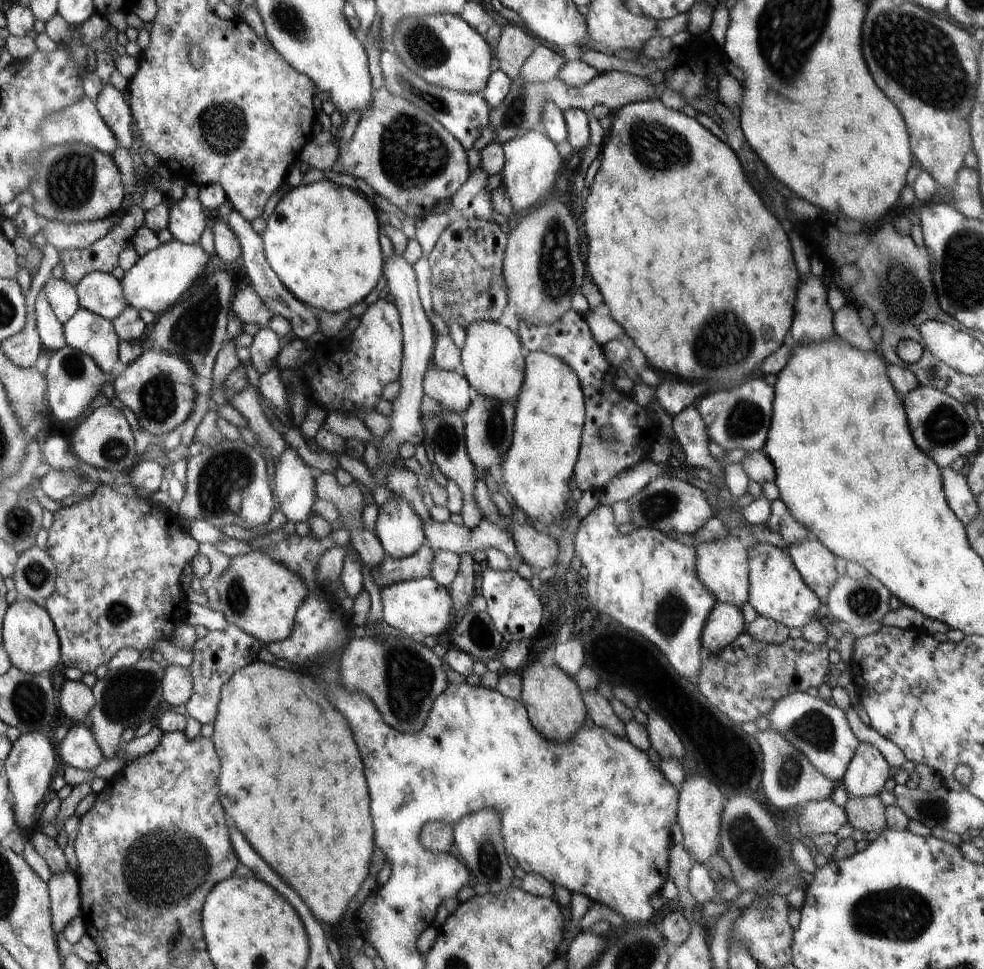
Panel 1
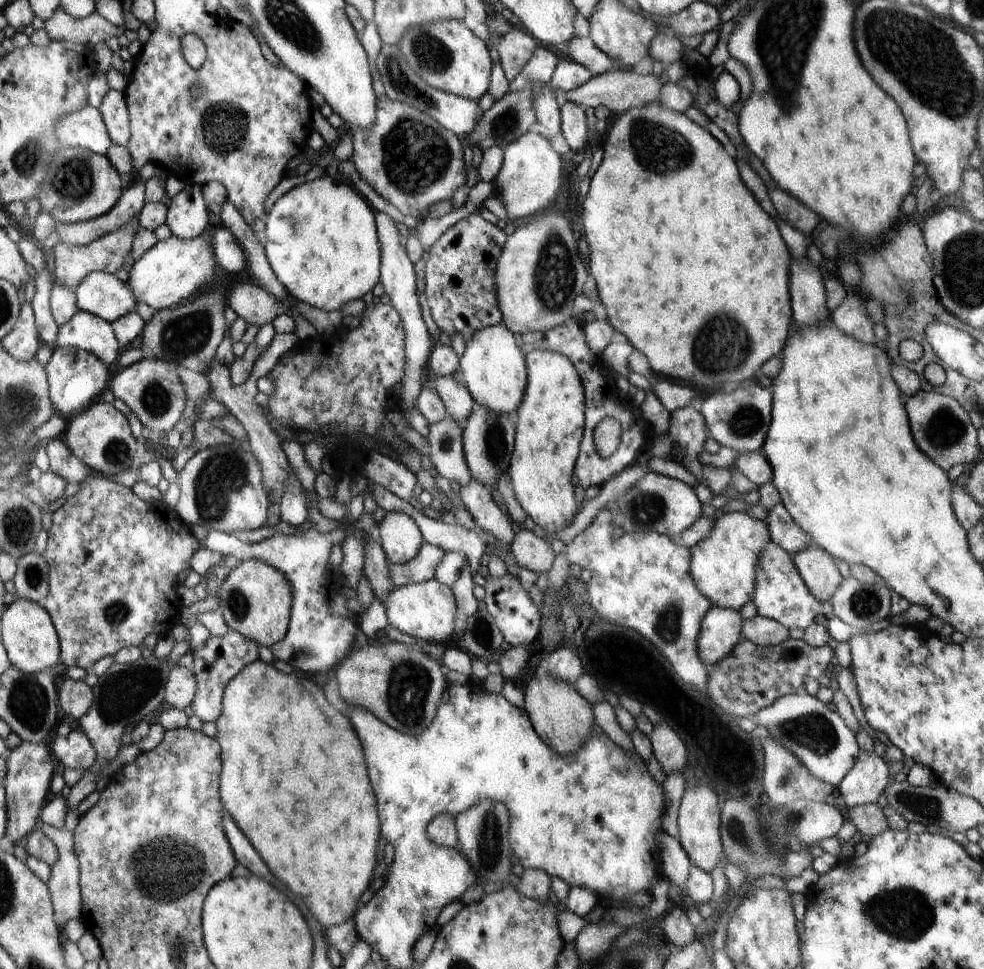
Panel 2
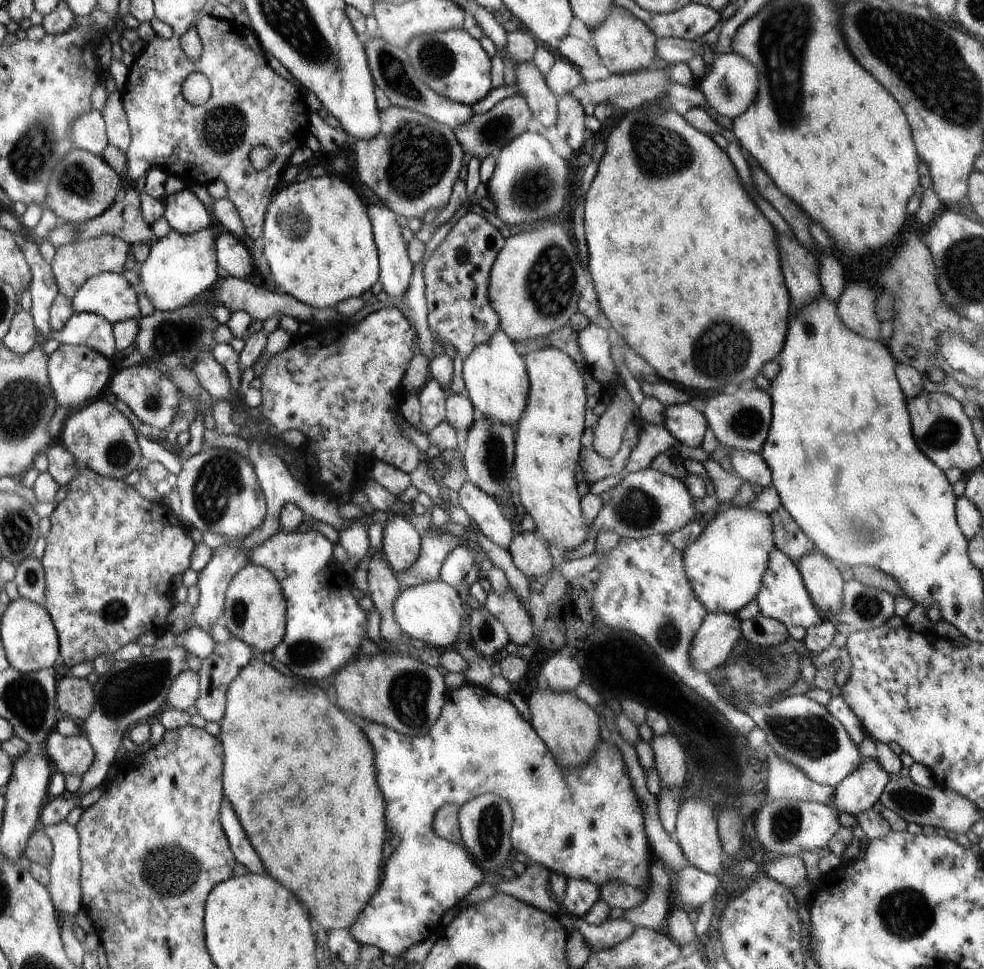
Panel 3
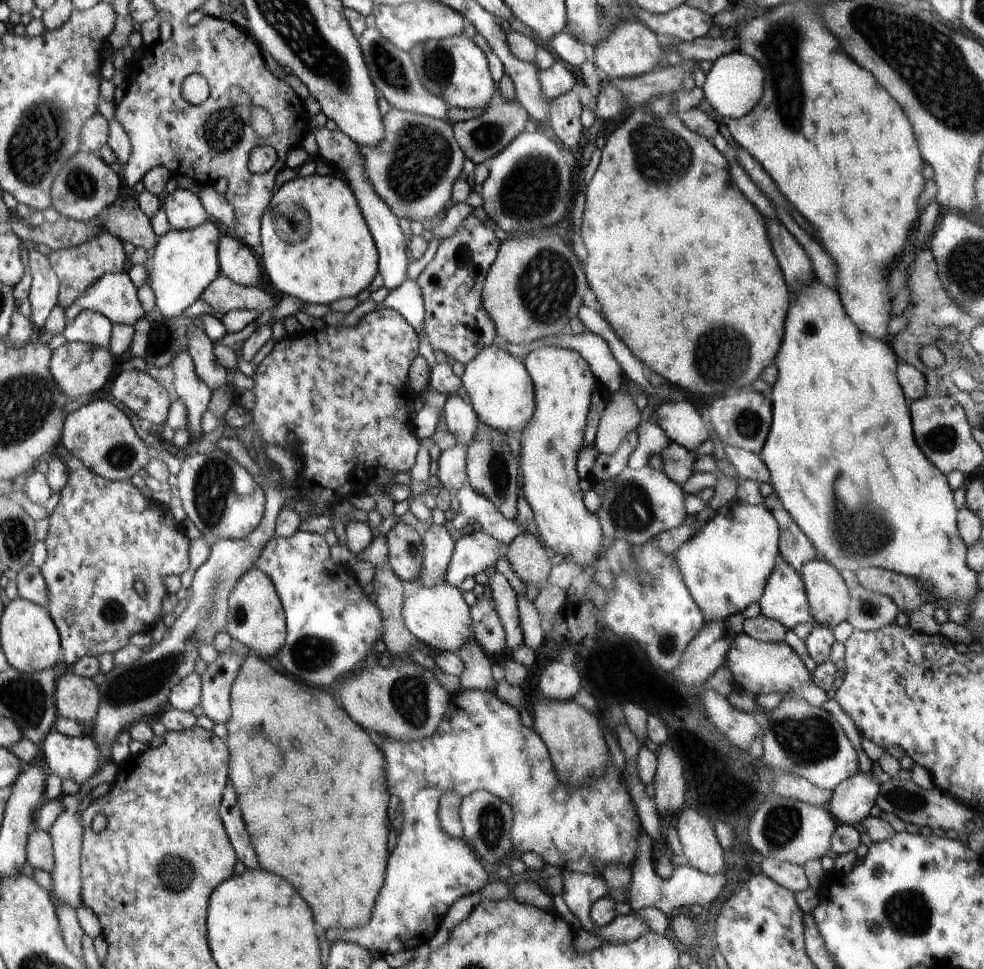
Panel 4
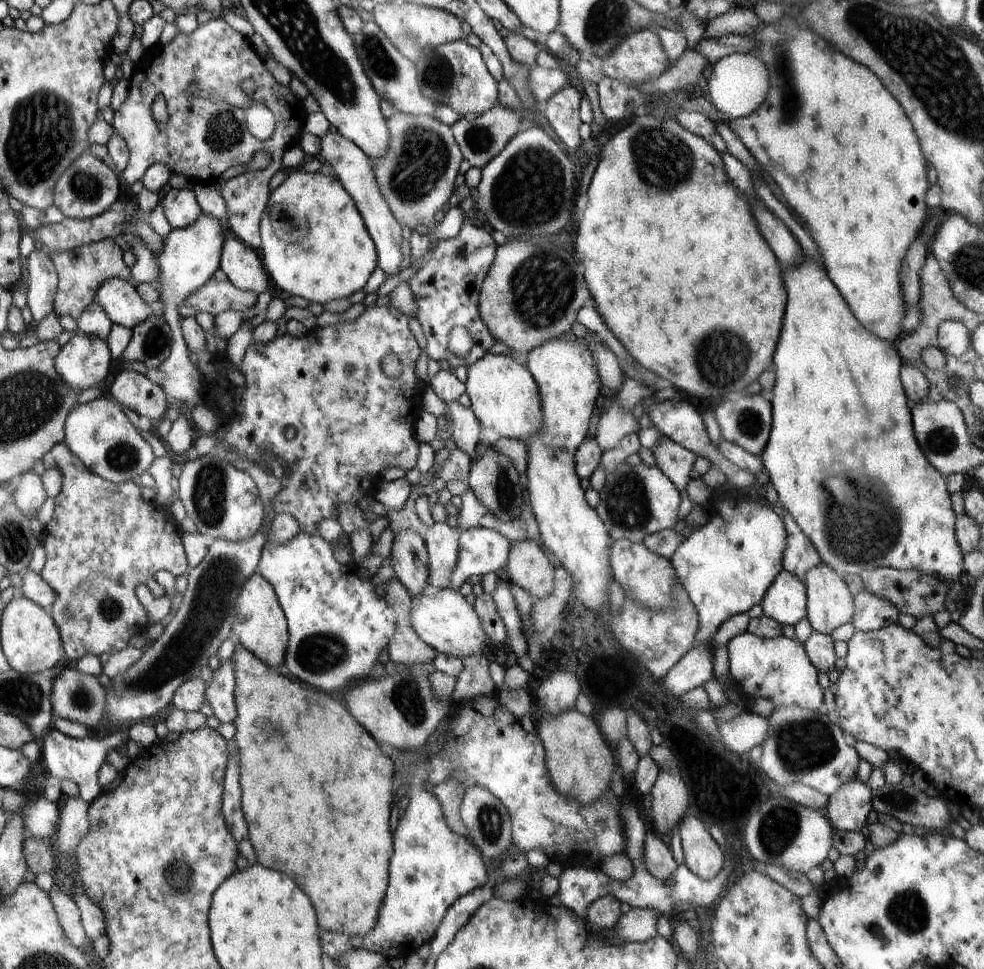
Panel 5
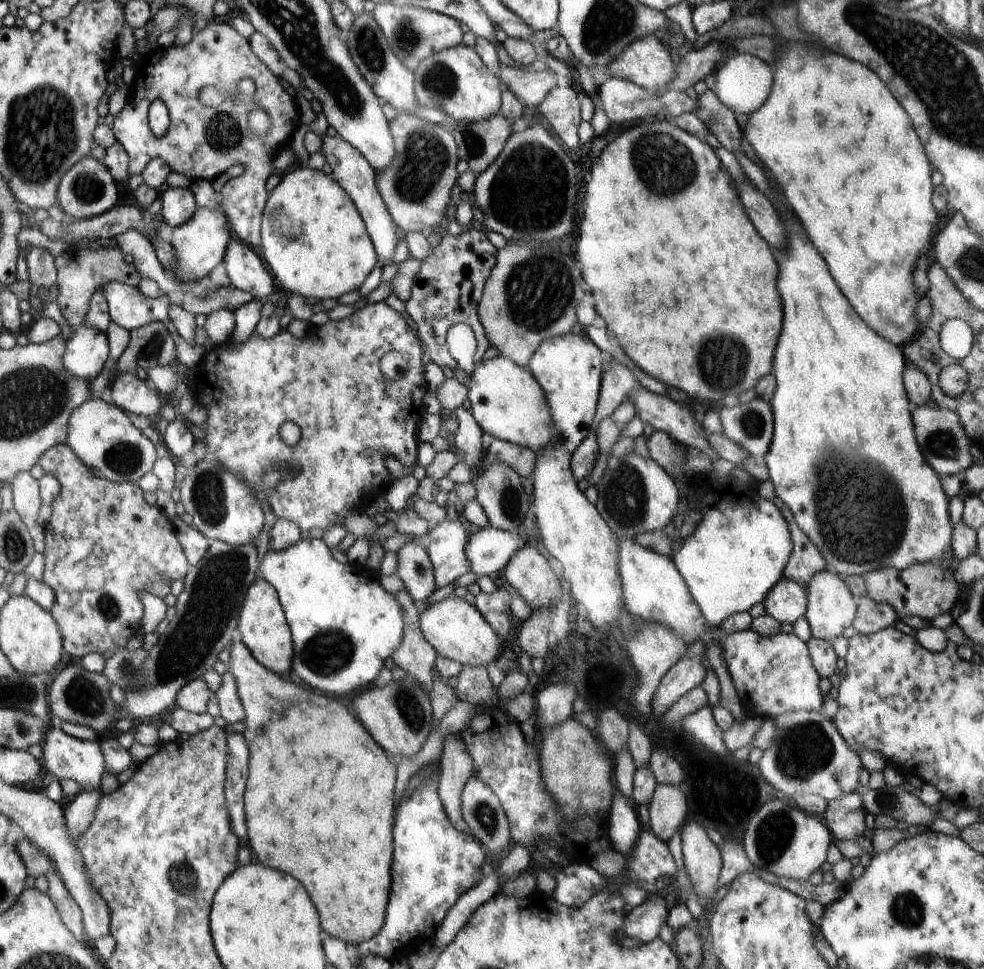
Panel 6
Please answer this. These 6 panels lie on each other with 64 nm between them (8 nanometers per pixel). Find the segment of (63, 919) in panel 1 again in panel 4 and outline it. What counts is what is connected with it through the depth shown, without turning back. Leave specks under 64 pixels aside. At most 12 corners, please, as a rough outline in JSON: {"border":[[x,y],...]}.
{"border":[[62,794],[49,828],[52,896],[81,903],[81,801]]}

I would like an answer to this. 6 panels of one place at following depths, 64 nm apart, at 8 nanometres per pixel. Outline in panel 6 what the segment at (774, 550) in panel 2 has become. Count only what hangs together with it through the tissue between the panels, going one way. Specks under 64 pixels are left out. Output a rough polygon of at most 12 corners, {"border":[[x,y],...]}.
{"border":[[782,576],[762,604],[780,624],[805,616],[807,591]]}

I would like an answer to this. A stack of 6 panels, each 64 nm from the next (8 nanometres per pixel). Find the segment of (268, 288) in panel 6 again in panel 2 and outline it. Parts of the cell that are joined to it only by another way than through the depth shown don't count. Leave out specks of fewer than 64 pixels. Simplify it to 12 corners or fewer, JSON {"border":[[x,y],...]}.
{"border":[[222,224],[211,228],[211,244],[228,275],[247,266],[243,248]]}

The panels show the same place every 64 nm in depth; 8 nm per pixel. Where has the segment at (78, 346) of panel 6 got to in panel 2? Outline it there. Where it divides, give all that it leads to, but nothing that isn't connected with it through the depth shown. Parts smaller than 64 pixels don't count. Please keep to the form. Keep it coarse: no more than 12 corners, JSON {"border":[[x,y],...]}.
{"border":[[56,347],[45,367],[64,420],[100,400],[108,367],[80,347]]}

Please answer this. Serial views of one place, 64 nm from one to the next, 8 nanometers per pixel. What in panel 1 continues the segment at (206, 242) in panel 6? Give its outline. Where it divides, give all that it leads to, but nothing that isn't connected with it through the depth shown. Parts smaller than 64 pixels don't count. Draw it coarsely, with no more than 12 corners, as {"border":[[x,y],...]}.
{"border":[[172,239],[120,281],[128,306],[164,313],[214,266]]}

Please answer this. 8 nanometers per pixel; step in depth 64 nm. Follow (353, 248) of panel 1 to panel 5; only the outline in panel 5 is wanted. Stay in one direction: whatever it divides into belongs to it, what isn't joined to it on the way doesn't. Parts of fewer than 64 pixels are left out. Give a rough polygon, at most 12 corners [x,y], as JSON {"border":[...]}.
{"border":[[290,170],[261,217],[262,262],[324,305],[364,288],[377,252],[352,197]]}

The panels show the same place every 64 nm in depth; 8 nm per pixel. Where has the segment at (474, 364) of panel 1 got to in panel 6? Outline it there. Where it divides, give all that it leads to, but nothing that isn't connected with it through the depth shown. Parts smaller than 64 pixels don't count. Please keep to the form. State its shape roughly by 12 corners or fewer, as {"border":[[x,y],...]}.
{"border":[[504,356],[467,398],[484,433],[532,453],[558,440],[544,392]]}

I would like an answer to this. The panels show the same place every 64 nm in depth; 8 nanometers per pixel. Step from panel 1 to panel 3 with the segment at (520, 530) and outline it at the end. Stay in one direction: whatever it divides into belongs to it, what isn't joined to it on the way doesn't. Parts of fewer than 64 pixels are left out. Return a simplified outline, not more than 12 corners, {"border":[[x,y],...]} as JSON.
{"border":[[533,532],[514,535],[507,548],[528,580],[554,570],[548,545]]}

